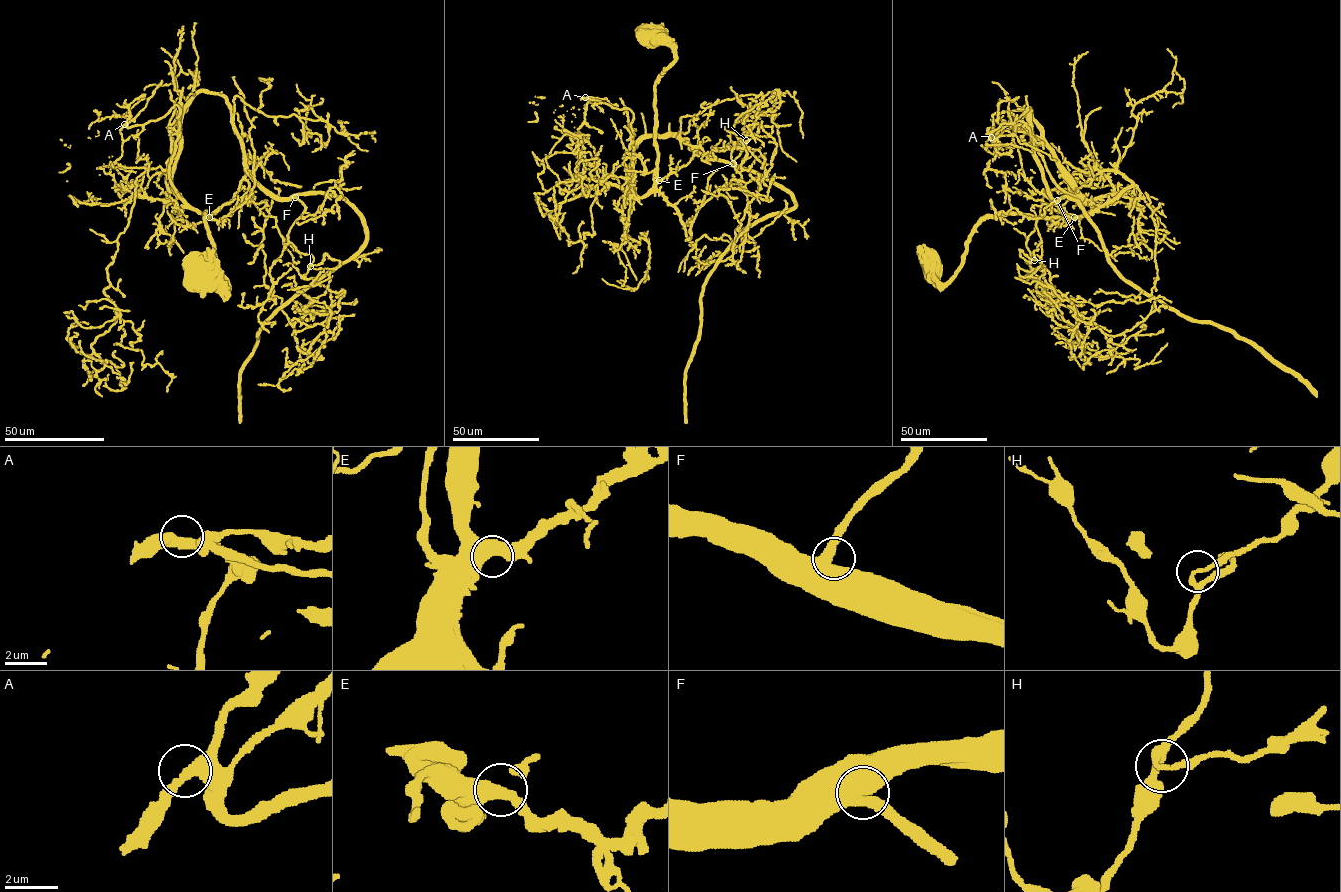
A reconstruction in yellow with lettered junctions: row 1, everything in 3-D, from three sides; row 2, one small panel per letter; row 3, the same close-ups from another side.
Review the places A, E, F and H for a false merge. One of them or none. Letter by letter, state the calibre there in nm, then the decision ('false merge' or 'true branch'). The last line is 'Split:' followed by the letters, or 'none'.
A: 420 nm thick; true branch
E: 550 nm thick; true branch
F: 500 nm thick; true branch
H: 200 nm thick; true branch
Split: none

